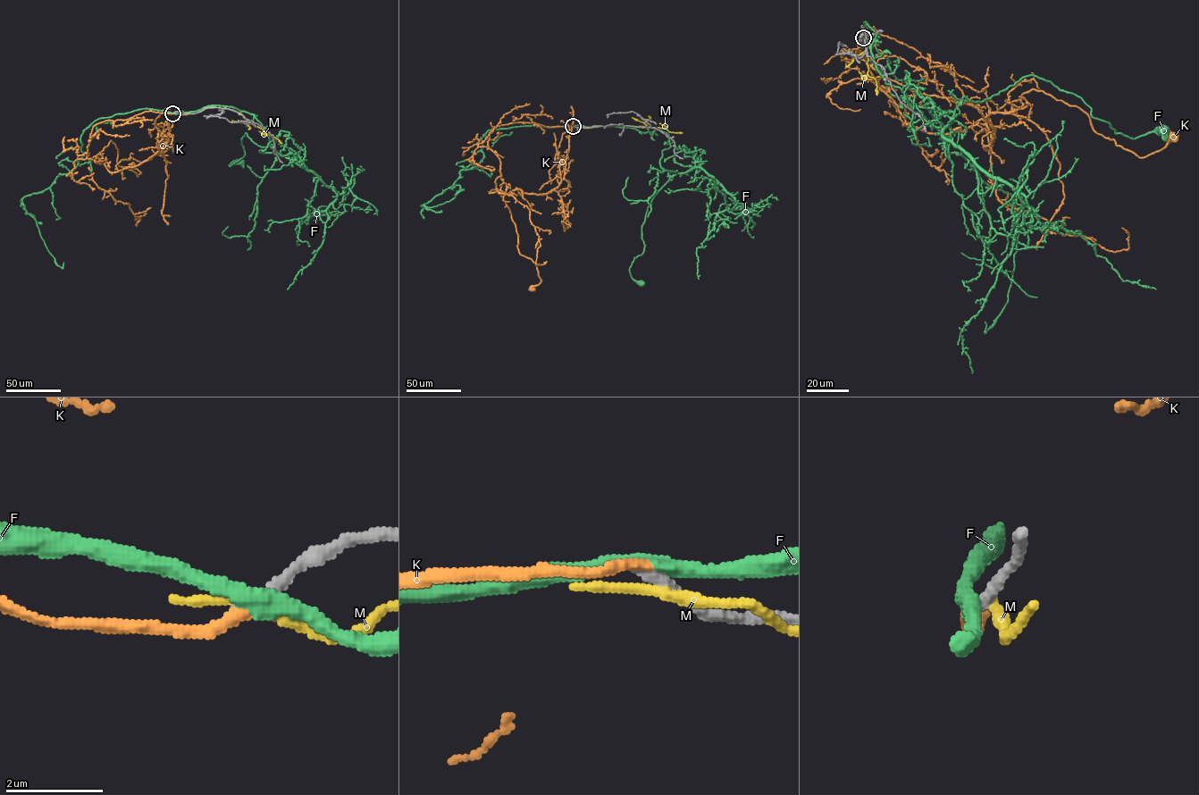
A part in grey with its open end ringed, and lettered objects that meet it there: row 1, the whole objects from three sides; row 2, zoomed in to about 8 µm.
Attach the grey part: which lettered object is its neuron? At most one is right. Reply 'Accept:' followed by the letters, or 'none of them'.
Accept: K

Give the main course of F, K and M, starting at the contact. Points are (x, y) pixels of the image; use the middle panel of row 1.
F: (573, 126), (659, 129), (669, 136), (660, 166), (677, 173), (648, 207), (643, 252), (629, 271), (641, 283)
K: (573, 126), (514, 122), (490, 133), (487, 147), (500, 163), (496, 189), (519, 252), (540, 280), (532, 288)
M: (574, 126), (650, 127), (682, 133)

